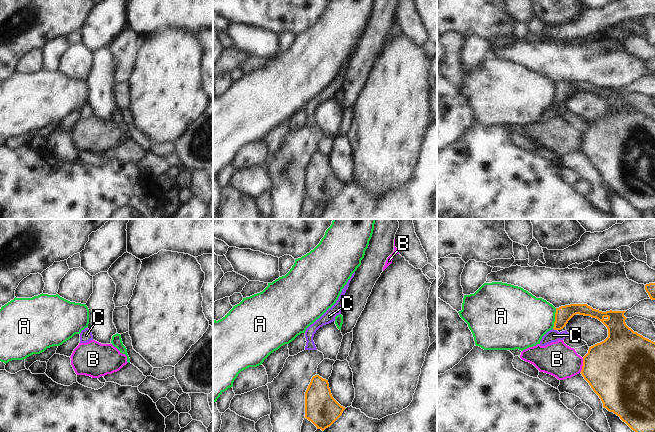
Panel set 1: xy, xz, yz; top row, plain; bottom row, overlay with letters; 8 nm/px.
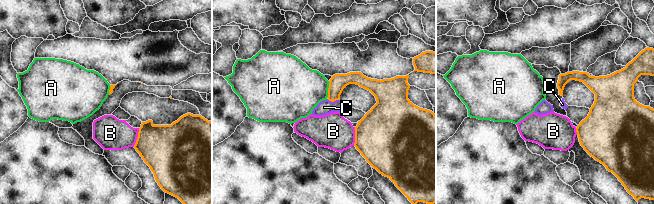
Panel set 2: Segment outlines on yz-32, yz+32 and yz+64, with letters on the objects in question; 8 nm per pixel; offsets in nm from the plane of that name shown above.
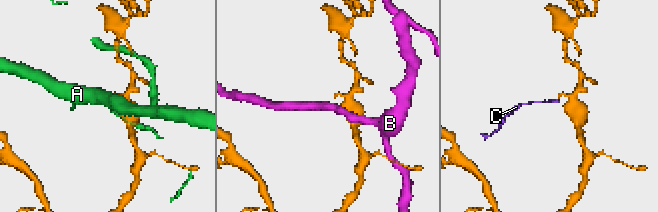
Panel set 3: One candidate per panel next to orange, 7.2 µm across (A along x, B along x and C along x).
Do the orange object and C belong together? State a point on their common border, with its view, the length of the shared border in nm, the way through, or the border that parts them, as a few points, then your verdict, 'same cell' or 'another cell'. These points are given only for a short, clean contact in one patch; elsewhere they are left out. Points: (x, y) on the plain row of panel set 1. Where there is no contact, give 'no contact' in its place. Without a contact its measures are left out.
contact yz (555, 105); length 40 nm; way yz (563, 90), (560, 99), (555, 105), (553, 111); same cell

